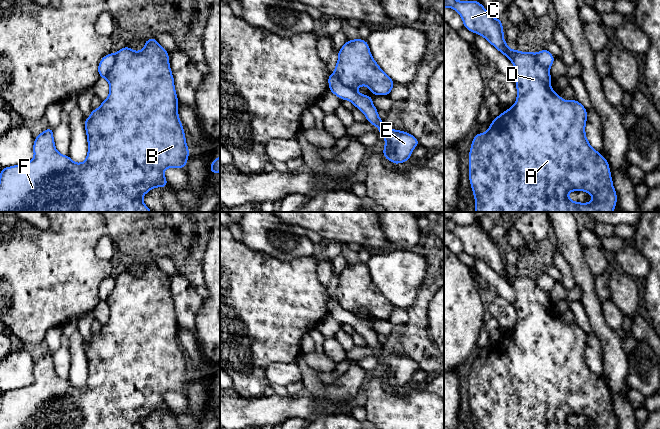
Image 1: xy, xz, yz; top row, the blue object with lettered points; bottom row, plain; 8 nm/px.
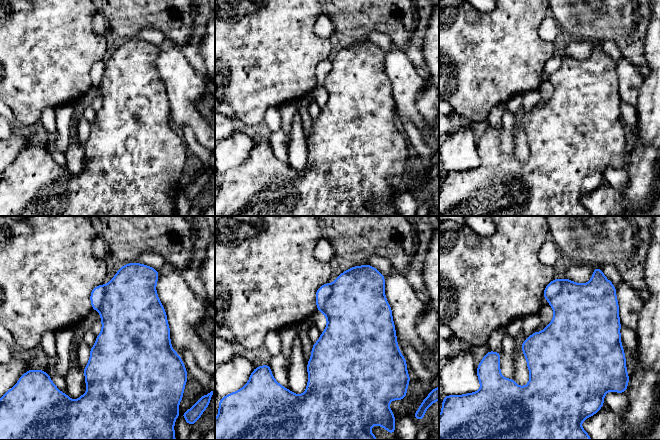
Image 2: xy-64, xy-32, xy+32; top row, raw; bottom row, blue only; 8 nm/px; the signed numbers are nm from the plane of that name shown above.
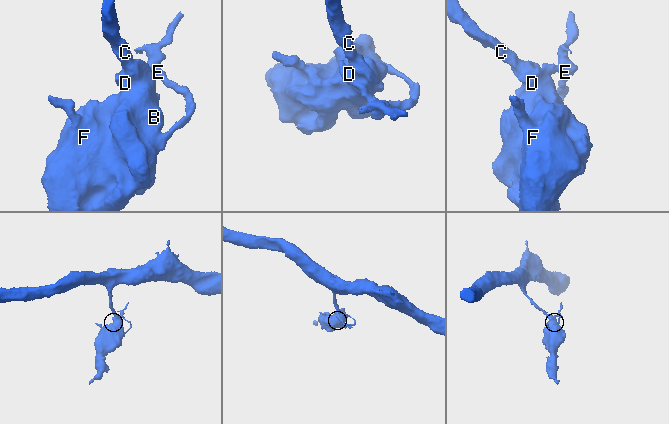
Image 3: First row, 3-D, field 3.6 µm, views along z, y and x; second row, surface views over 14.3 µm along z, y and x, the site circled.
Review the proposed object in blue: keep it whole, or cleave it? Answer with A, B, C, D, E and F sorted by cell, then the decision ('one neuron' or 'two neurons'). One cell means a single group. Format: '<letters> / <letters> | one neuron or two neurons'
A B C D F / E | two neurons

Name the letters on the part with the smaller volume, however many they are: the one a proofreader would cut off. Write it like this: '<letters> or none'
E

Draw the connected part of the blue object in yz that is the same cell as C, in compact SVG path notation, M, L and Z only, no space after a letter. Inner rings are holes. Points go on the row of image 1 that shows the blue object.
M444 0L444 8L451 7L460 14L463 20L463 26L471 31L484 37L490 44L492 44L498 51L504 54L515 67L515 83L517 87L517 99L515 104L497 116L489 126L486 133L477 133L473 140L469 151L469 181L475 197L475 212L613 212L617 203L617 193L613 187L611 172L608 161L598 151L591 147L586 134L585 125L587 121L587 110L577 101L577 99L566 101L562 99L556 91L552 90L550 83L552 78L550 76L549 68L541 66L533 52L520 52L516 48L511 50L504 40L504 30L502 27L502 20L491 16L484 6L476 0L462 2L458 0ZM570 191L586 191L593 196L593 200L589 203L579 203L570 200L567 194Z

